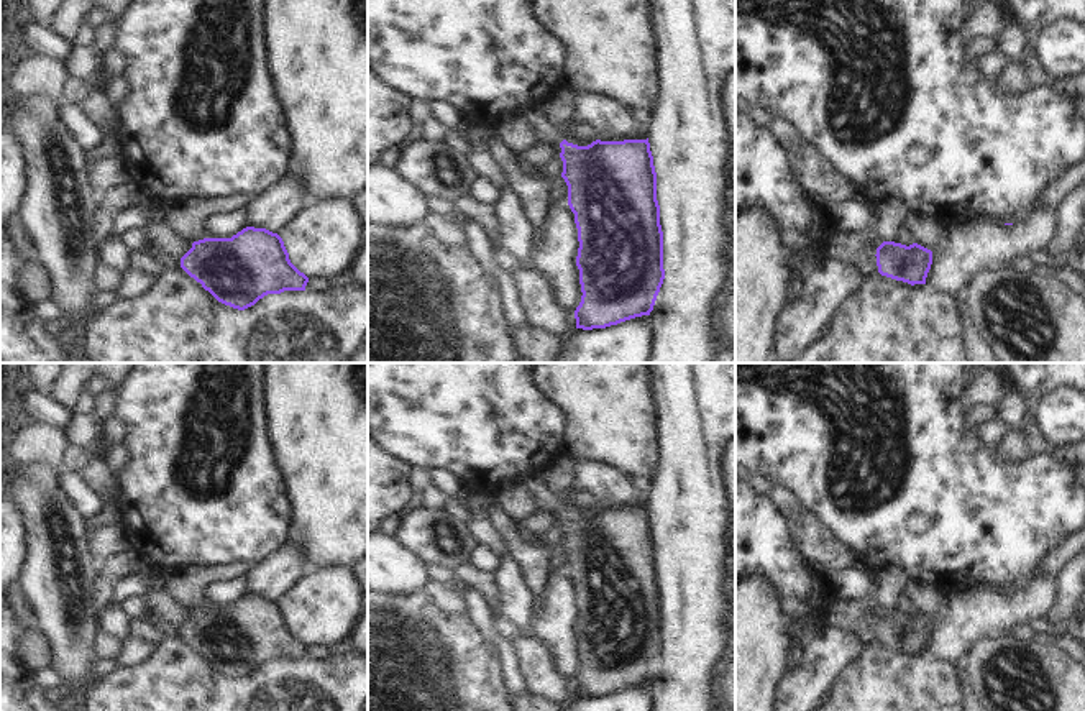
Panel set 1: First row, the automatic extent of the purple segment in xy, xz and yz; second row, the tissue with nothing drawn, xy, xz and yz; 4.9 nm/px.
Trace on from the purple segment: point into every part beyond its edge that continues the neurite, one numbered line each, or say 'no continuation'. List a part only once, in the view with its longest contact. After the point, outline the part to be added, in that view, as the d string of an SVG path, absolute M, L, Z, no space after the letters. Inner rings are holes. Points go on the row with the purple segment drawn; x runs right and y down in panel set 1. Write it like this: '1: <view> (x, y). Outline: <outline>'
no continuation.

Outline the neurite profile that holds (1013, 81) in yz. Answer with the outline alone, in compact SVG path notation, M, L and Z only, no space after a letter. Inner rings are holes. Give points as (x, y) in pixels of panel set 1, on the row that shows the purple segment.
M1014 61L1006 67L1006 71L996 79L996 90L1008 95L1021 95L1032 90L1024 66Z

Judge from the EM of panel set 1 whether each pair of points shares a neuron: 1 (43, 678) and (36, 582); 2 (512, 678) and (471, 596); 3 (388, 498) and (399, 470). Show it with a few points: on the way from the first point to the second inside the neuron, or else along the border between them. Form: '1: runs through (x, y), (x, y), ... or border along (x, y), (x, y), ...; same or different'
1: border along (50, 665), (63, 682); different
2: runs through (509, 659), (506, 649), (488, 631), (481, 616); same
3: runs through (388, 491), (388, 481), (393, 477); same

